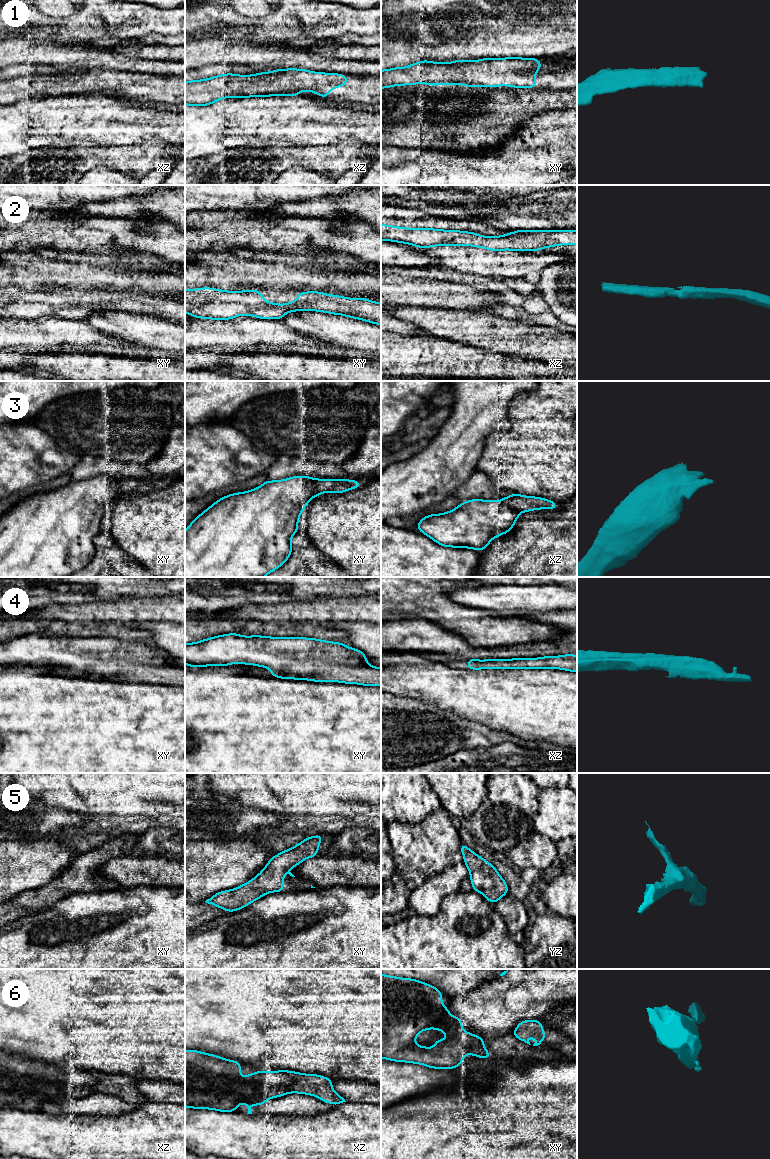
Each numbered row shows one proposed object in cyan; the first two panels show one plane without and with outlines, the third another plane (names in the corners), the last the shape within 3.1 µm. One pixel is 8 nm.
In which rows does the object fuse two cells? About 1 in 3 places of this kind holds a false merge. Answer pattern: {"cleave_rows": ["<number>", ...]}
{"cleave_rows": ["3", "6"]}

